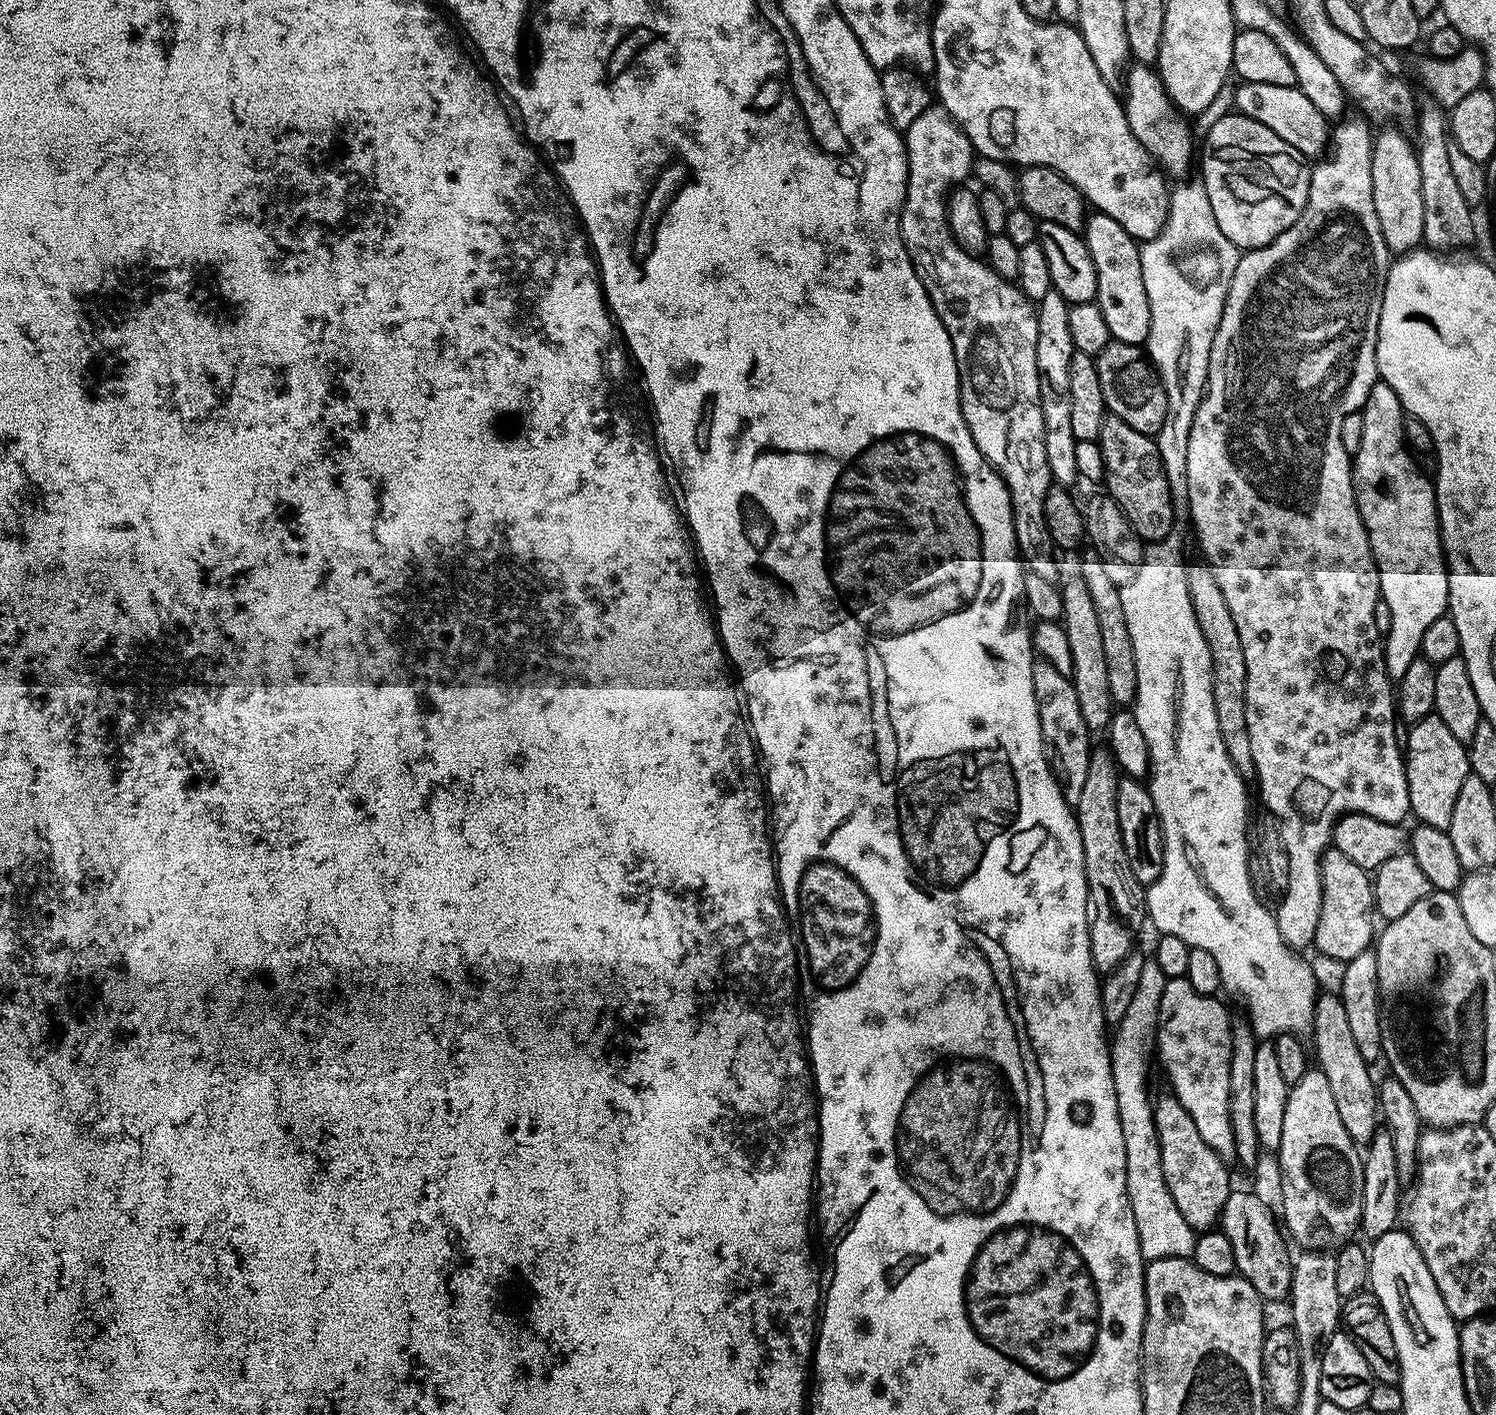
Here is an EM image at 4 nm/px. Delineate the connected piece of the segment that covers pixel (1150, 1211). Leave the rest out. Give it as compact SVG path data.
M1154 962L1145 963L1134 998L1130 998L1130 1007L1115 1029L1116 1040L1114 1036L1110 1044L1118 1122L1122 1122L1122 1138L1126 1142L1126 1190L1130 1210L1134 1210L1134 1226L1138 1226L1138 1246L1148 1262L1162 1258L1189 1259L1198 1235L1186 1218L1182 1218L1174 1198L1170 1198L1170 1186L1166 1186L1166 1178L1162 1178L1162 1150L1154 1122L1154 1096L1148 1093L1148 1052L1150 1056L1164 981L1162 970L1158 970Z

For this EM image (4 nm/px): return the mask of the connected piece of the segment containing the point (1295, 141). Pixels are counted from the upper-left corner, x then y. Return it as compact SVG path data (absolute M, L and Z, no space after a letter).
M1246 80L1235 85L1234 108L1239 115L1246 118L1254 118L1254 122L1262 122L1262 126L1268 127L1269 130L1274 130L1274 134L1278 134L1278 138L1282 138L1282 142L1294 146L1294 150L1301 152L1305 158L1323 157L1326 149L1329 147L1329 117L1323 116L1318 110L1318 106L1314 106L1314 102L1310 102L1310 98L1306 98L1306 94L1302 94L1302 90L1298 87L1270 86L1270 82L1250 82Z

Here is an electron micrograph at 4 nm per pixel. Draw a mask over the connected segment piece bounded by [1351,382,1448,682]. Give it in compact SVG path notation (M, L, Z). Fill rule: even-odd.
M1378 382L1370 390L1370 394L1366 398L1362 409L1362 442L1358 446L1358 450L1351 457L1352 462L1352 484L1356 488L1356 505L1360 511L1360 517L1364 523L1364 529L1368 531L1368 541L1372 547L1372 556L1376 559L1376 565L1380 568L1380 594L1382 603L1390 610L1390 626L1386 635L1383 637L1384 642L1384 661L1386 662L1386 670L1389 678L1393 682L1399 682L1402 674L1406 674L1406 669L1410 667L1410 662L1414 662L1414 658L1420 655L1420 647L1422 646L1422 634L1426 634L1429 626L1448 611L1448 564L1444 560L1444 547L1440 541L1440 519L1438 518L1438 510L1436 509L1436 490L1431 479L1423 476L1416 468L1416 461L1413 454L1404 449L1404 420L1406 421L1406 413L1404 407L1398 402L1398 394L1394 394L1394 390L1390 390L1390 386L1383 382Z

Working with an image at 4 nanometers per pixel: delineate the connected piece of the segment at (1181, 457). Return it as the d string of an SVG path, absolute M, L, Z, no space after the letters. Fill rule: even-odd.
M1188 178L1177 184L1180 185L1170 192L1168 217L1162 230L1152 240L1140 244L1140 257L1142 283L1146 285L1146 298L1150 302L1146 355L1166 390L1166 414L1154 439L1168 476L1172 503L1184 506L1188 502L1186 442L1194 414L1208 387L1210 346L1222 318L1228 283L1234 278L1242 252L1222 234L1218 222L1214 222L1204 181Z

